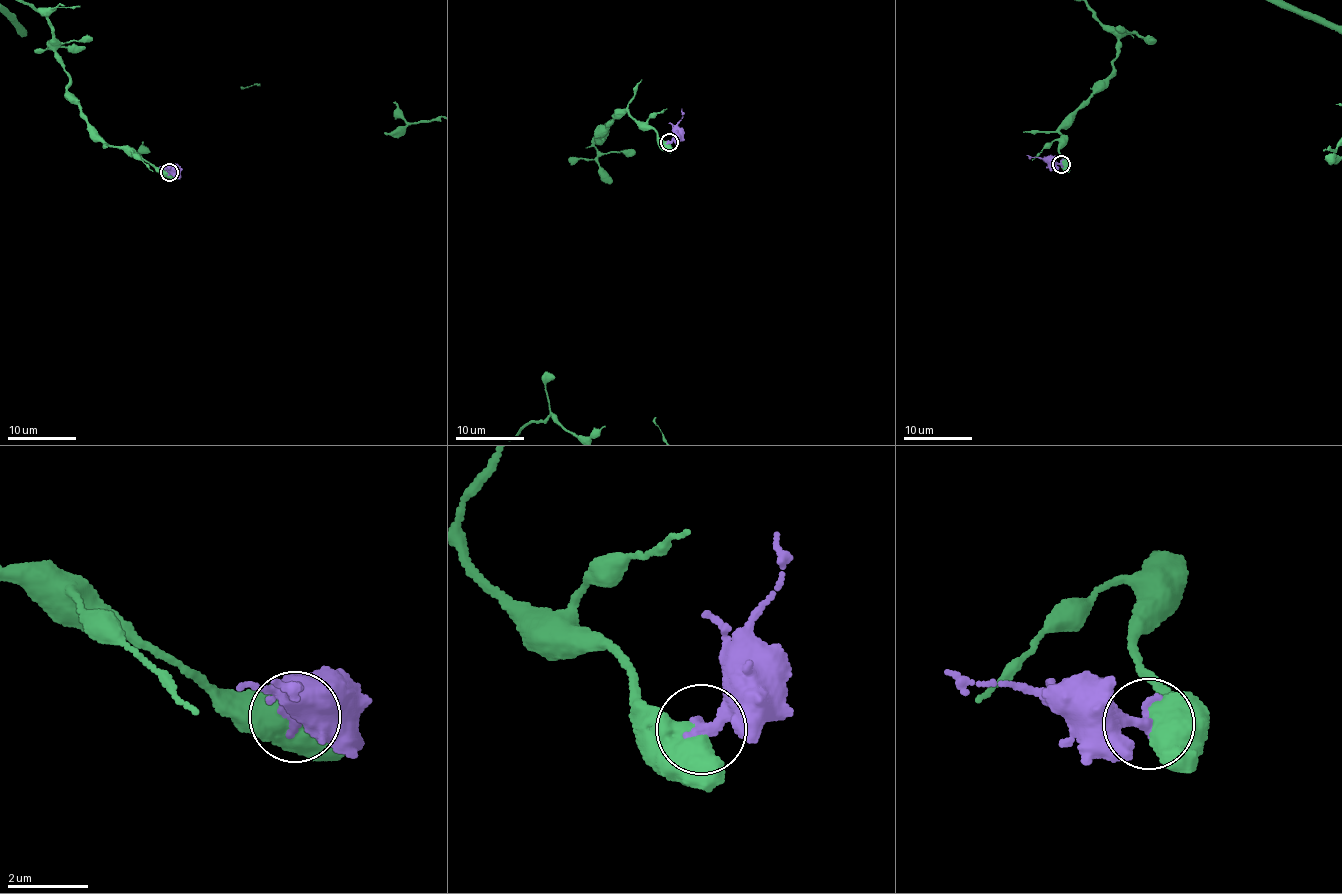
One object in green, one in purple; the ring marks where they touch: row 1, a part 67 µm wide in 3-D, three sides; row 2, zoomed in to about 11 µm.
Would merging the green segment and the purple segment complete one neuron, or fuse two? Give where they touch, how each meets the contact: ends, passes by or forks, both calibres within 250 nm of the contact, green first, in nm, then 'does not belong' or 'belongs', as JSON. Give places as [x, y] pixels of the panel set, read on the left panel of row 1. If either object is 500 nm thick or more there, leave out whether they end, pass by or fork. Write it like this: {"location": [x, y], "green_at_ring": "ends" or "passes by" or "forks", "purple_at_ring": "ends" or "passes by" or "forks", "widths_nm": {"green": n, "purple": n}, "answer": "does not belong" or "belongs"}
{"location": [169, 172], "widths_nm": {"green": 900, "purple": 340}, "answer": "does not belong"}

